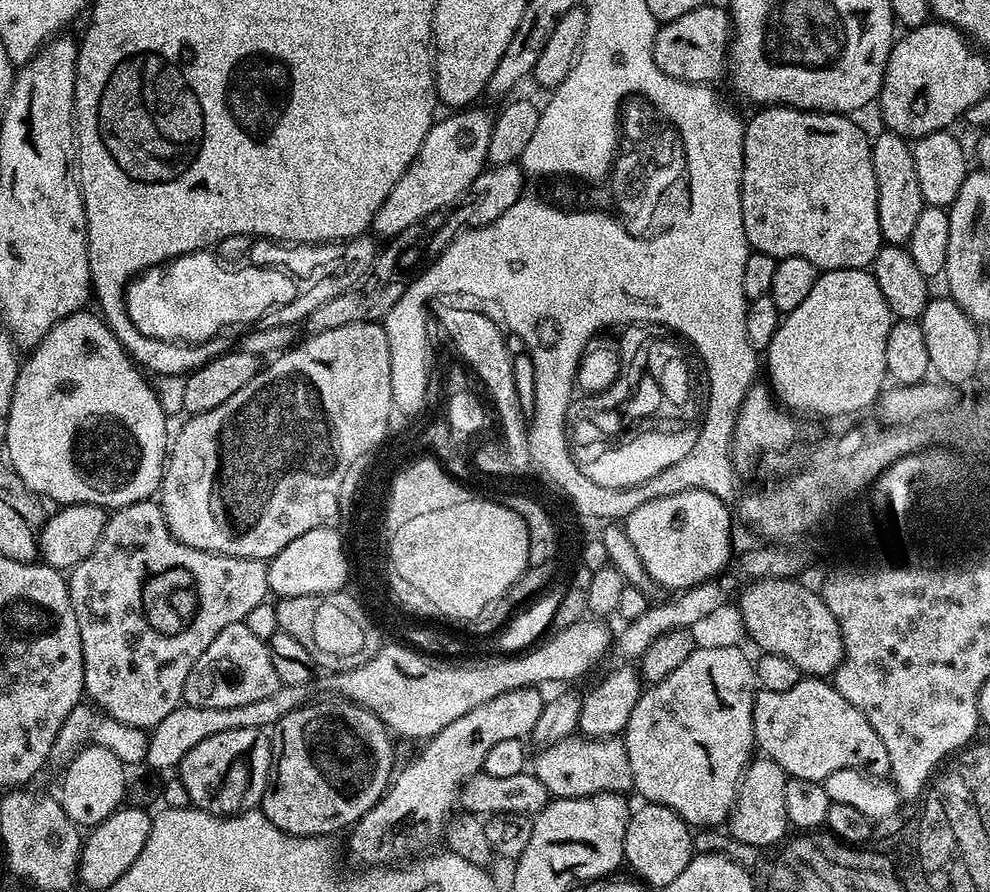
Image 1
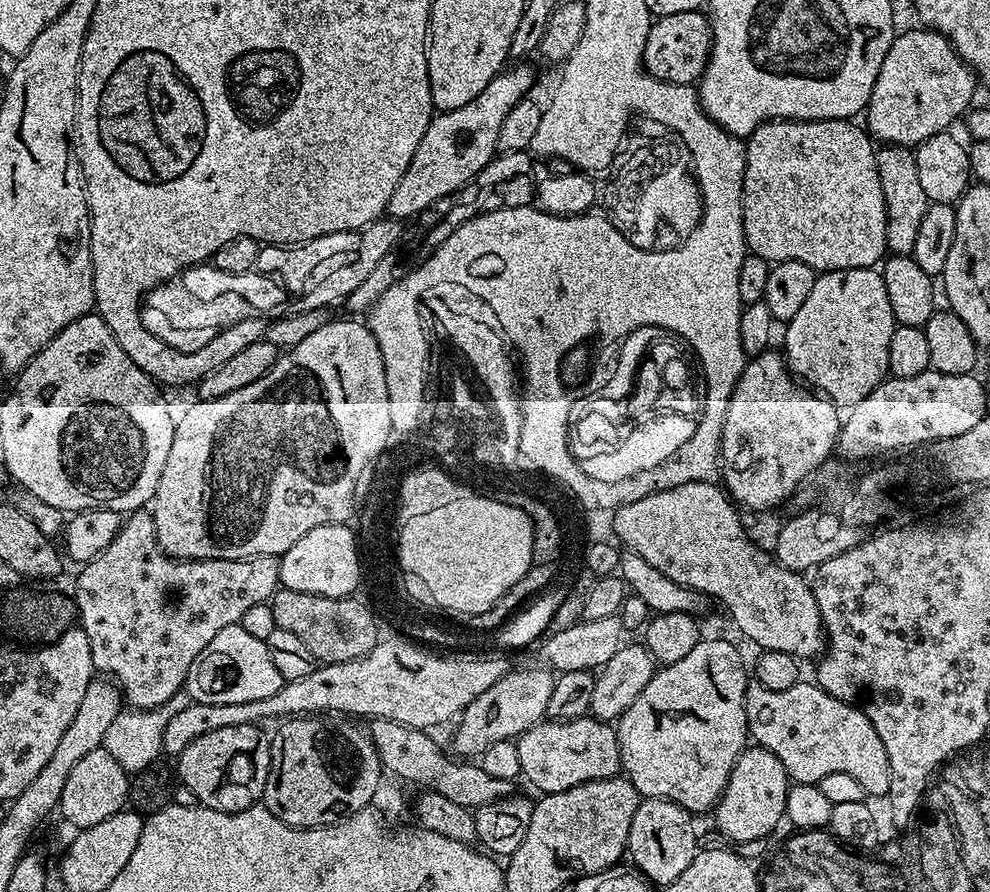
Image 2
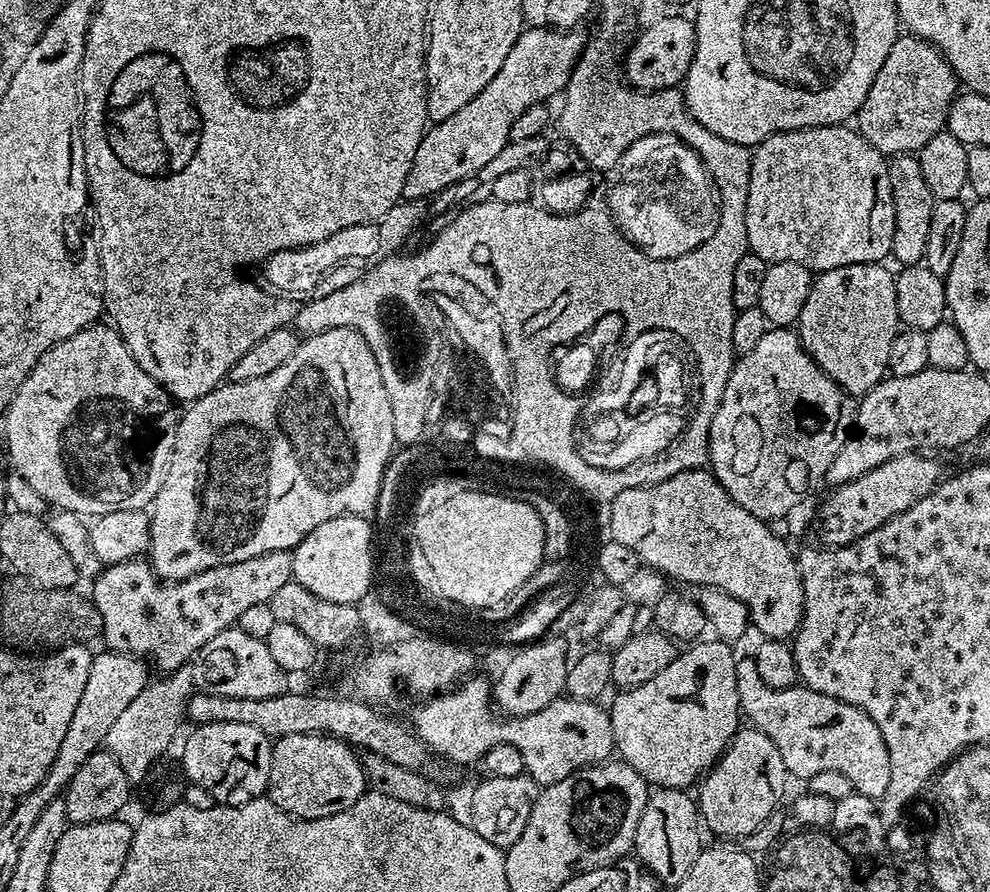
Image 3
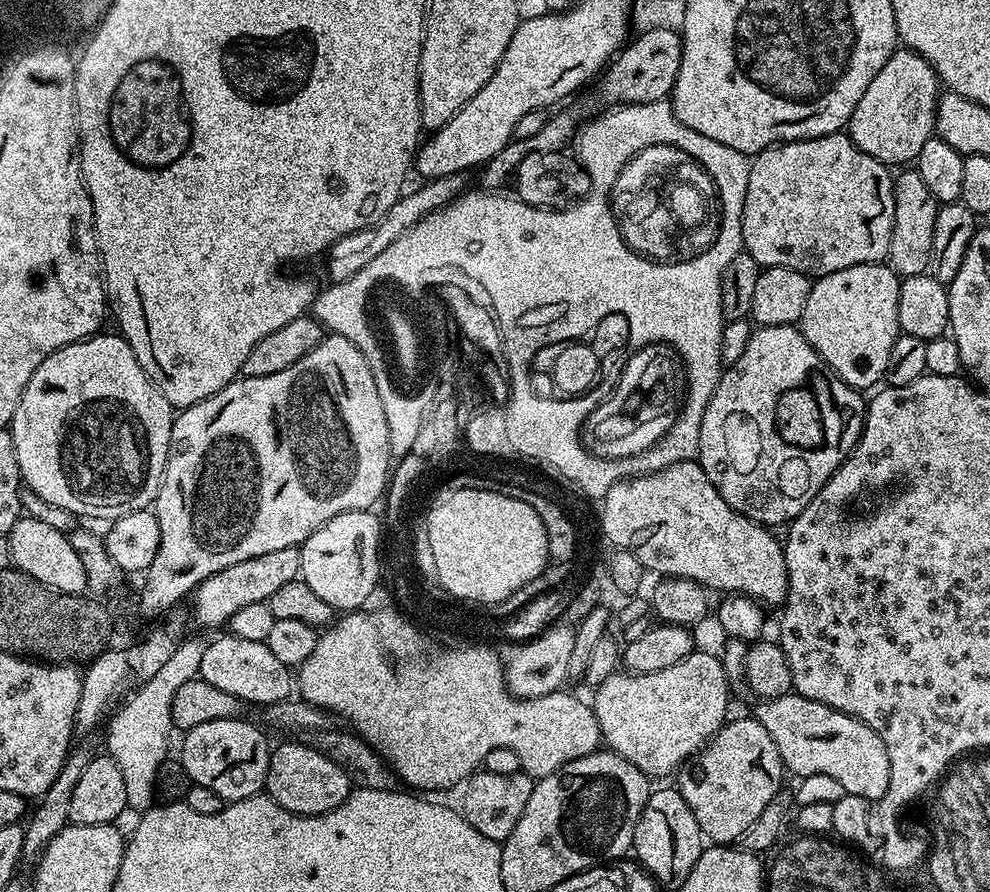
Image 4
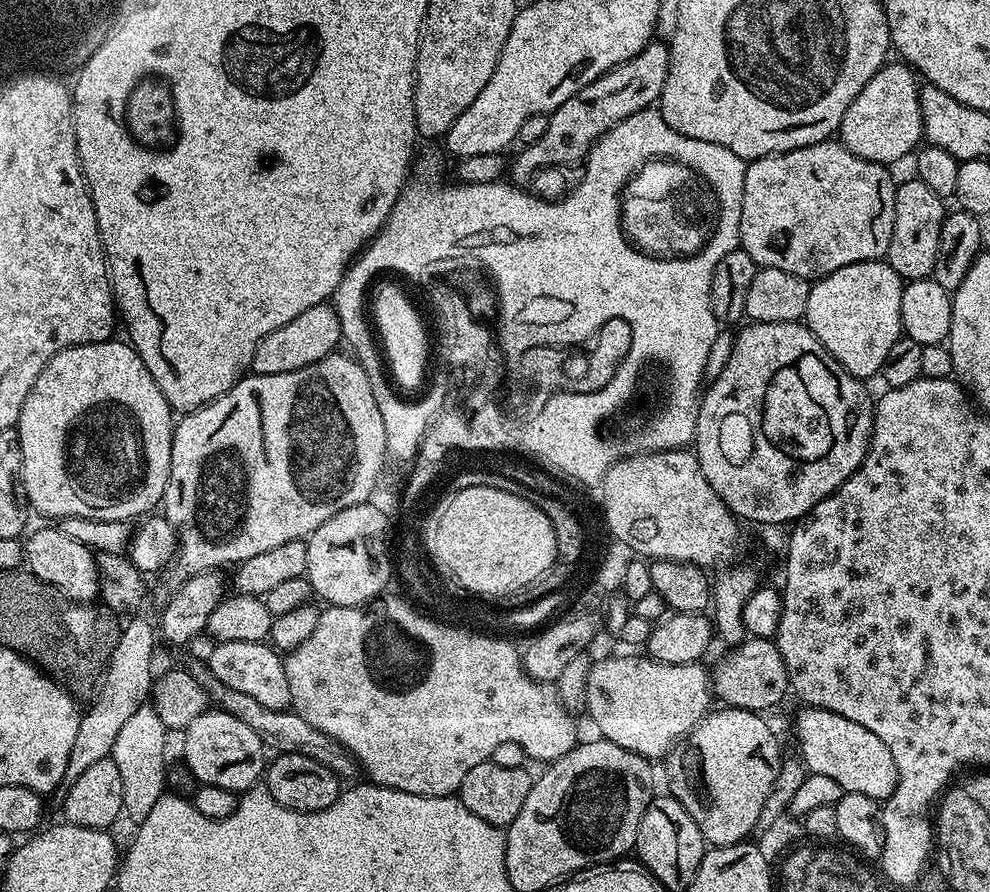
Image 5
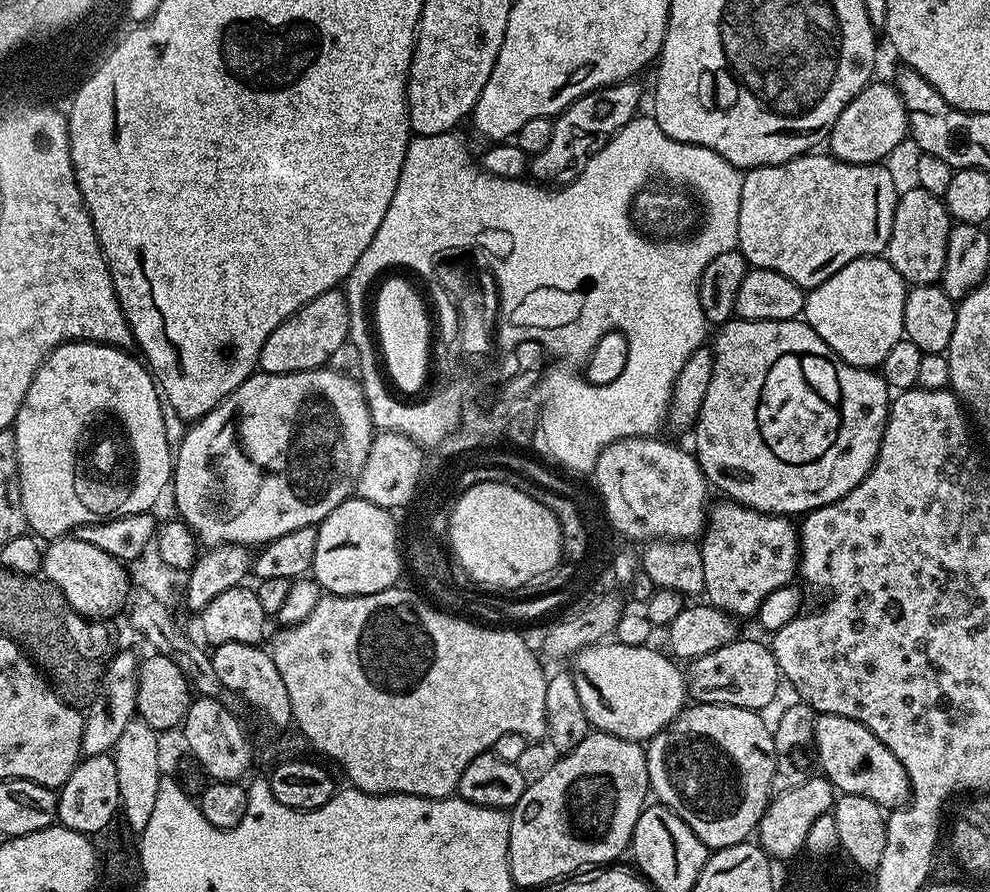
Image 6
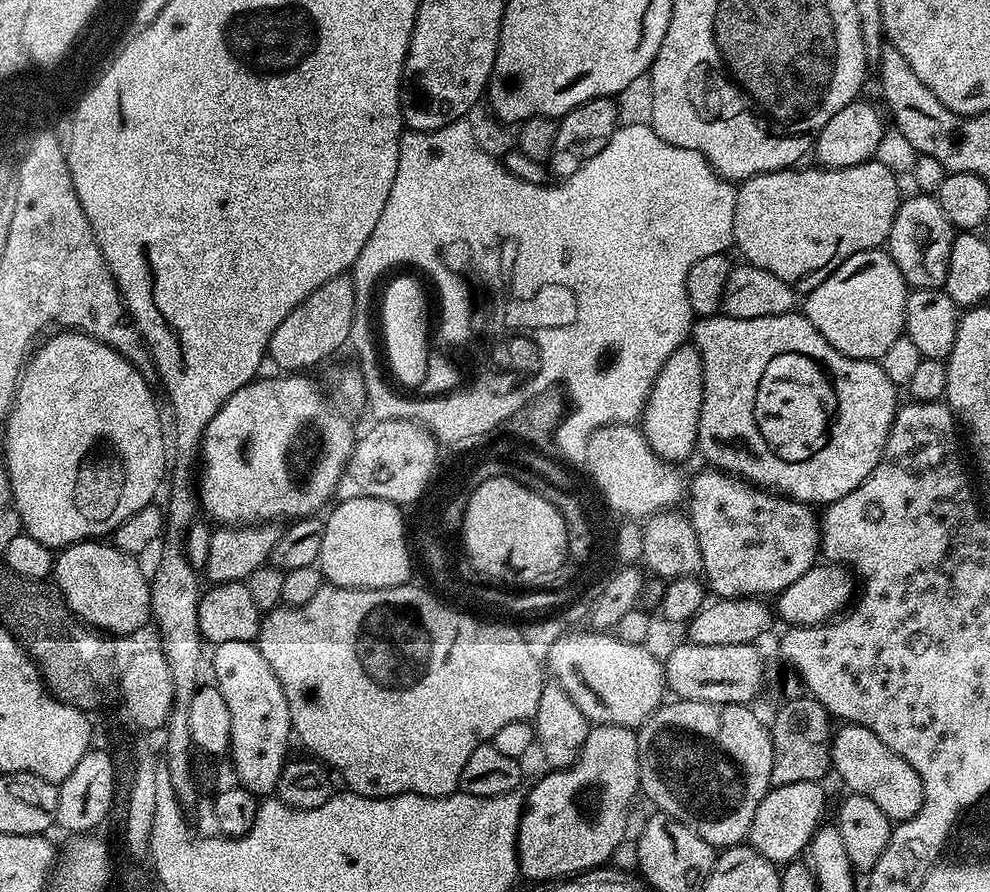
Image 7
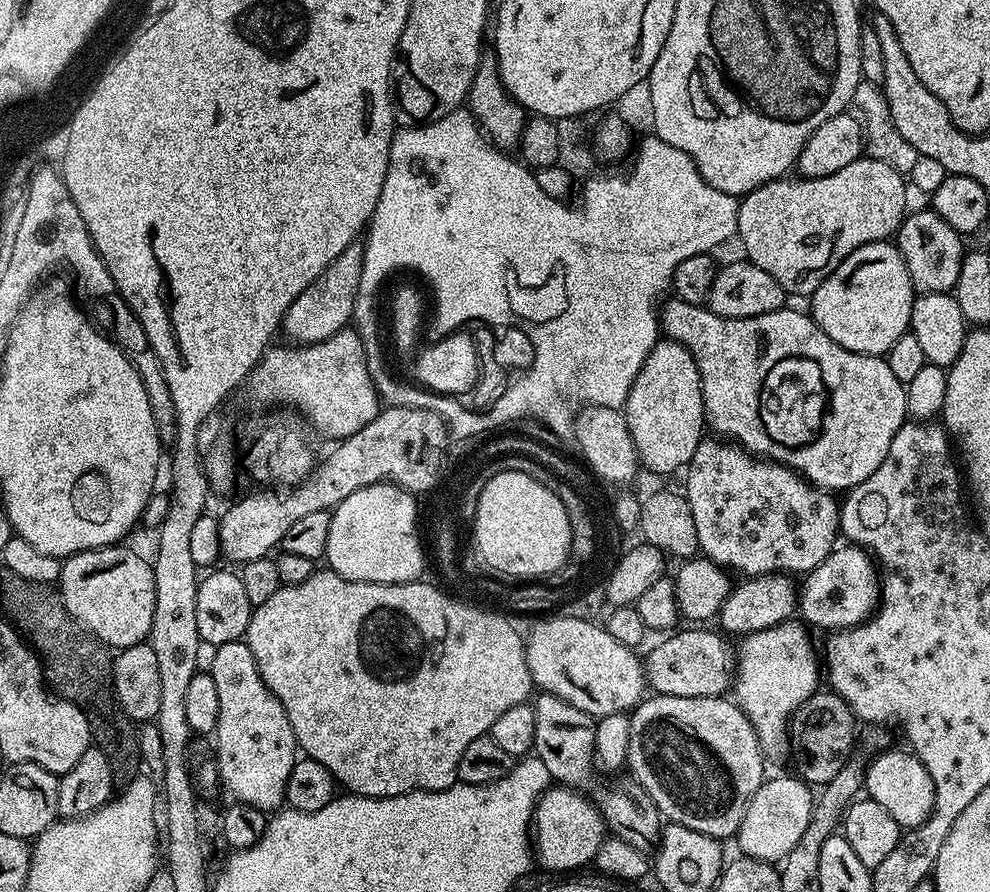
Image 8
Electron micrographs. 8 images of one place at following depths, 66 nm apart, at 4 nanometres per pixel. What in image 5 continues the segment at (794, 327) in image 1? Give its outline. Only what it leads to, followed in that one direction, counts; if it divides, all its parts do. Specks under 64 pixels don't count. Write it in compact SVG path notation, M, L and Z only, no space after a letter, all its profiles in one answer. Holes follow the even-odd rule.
M883 259L842 266L812 284L803 319L818 342L851 376L867 381L883 369L890 346L902 335L900 307L905 281Z

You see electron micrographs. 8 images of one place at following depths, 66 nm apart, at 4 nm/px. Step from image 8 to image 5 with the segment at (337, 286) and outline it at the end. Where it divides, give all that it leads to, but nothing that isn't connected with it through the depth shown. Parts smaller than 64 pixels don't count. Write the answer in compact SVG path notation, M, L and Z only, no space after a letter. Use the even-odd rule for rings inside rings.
M331 303L310 306L310 310L302 310L294 322L274 330L262 342L258 342L258 350L254 350L251 371L258 376L266 374L286 374L290 370L302 370L302 366L310 366L322 358L333 355L337 351L336 343L341 343L338 314Z

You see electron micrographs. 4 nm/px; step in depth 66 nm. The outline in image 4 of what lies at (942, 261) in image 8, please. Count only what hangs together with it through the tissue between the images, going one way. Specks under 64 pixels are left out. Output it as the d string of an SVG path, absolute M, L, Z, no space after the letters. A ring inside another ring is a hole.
M904 170L901 176L895 177L892 185L892 193L894 194L894 226L890 234L890 246L886 257L887 263L897 276L903 278L906 276L923 276L927 273L928 263L930 262L930 246L934 242L934 218L936 217L936 209L938 201L934 198L934 194L930 194L930 190L926 187L926 182L922 182L922 178L915 170Z

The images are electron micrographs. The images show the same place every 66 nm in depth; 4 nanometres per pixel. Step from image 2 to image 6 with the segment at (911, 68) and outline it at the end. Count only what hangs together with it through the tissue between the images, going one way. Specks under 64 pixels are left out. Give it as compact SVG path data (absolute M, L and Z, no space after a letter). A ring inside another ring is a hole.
M869 82L842 110L842 114L827 129L827 151L847 164L878 164L888 157L900 142L910 136L908 115L902 98L891 83Z

